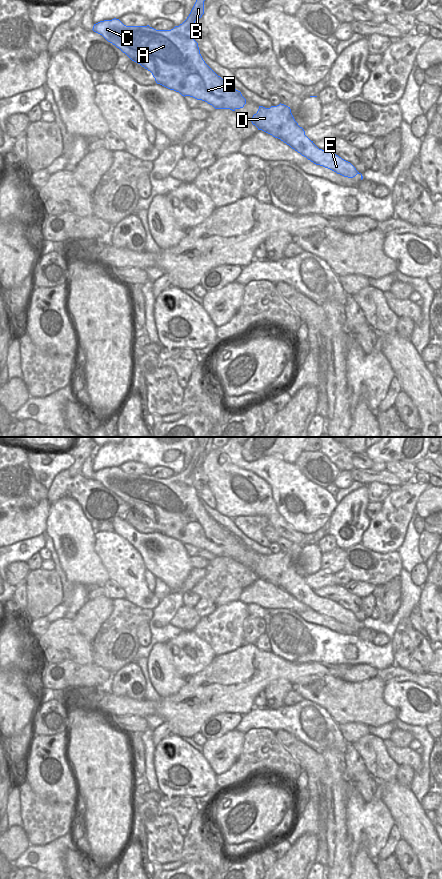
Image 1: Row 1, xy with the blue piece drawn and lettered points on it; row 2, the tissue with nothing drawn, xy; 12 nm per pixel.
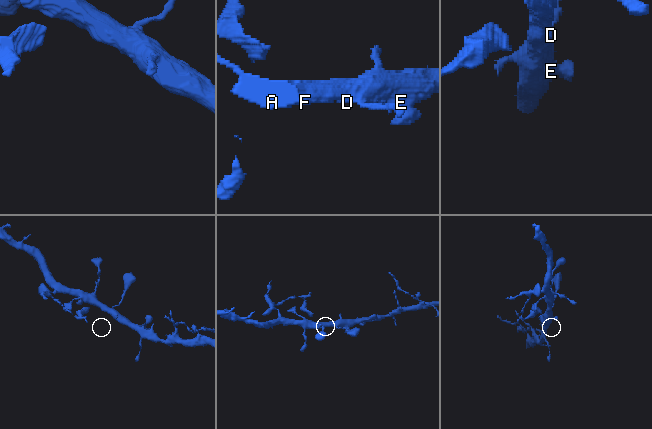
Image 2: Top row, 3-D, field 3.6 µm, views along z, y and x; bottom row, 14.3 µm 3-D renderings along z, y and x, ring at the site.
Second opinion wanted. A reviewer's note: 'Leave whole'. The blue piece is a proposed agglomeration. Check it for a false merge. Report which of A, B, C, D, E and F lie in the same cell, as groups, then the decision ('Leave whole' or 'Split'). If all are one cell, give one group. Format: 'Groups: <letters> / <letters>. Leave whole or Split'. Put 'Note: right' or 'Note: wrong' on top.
Note: right
Groups: A B C D E F. Leave whole

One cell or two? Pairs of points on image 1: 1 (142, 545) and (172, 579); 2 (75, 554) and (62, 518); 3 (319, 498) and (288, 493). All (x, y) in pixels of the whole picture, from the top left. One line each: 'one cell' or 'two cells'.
1: one cell
2: one cell
3: one cell

